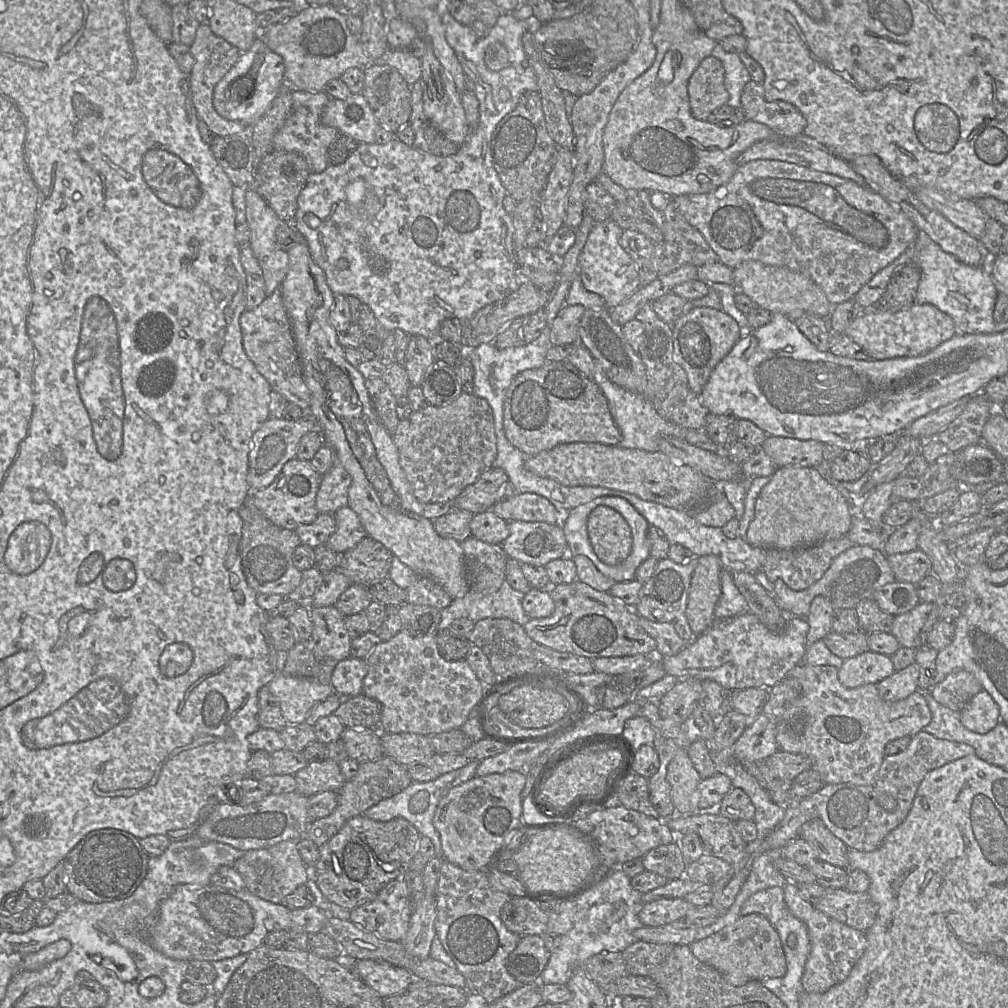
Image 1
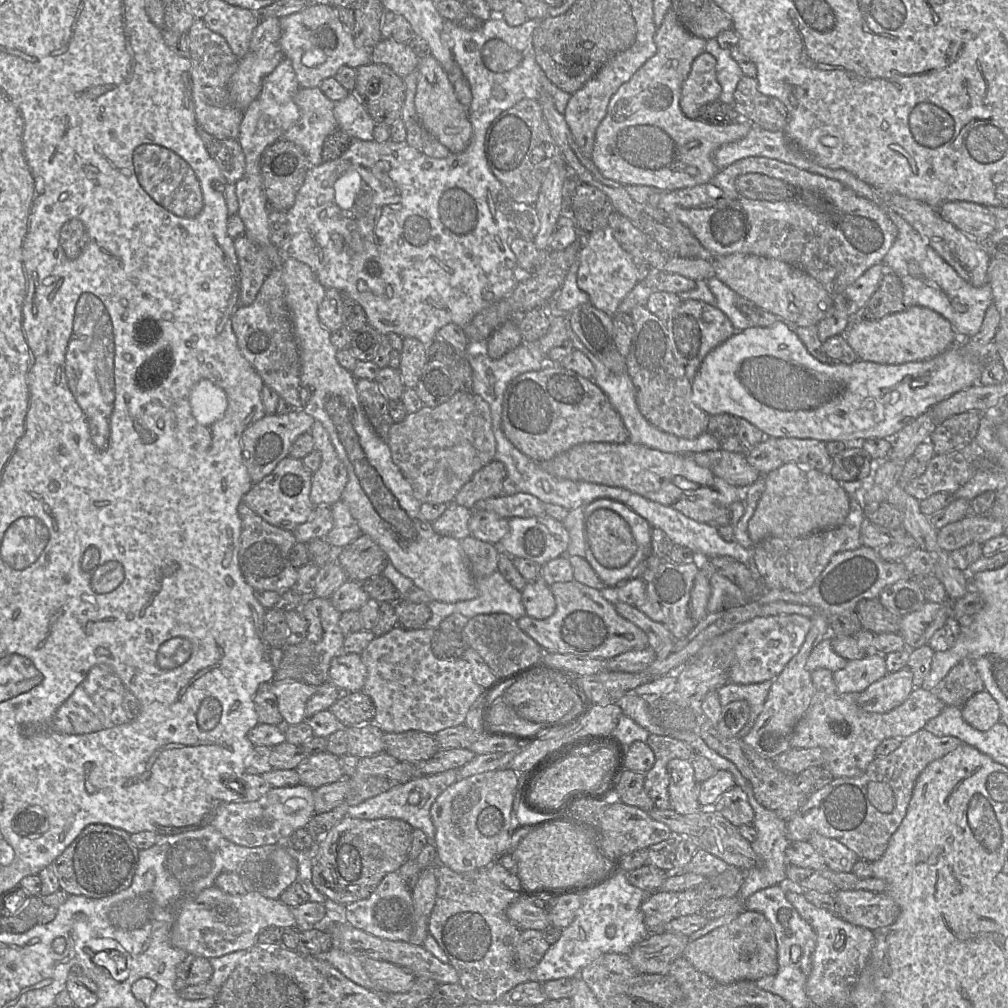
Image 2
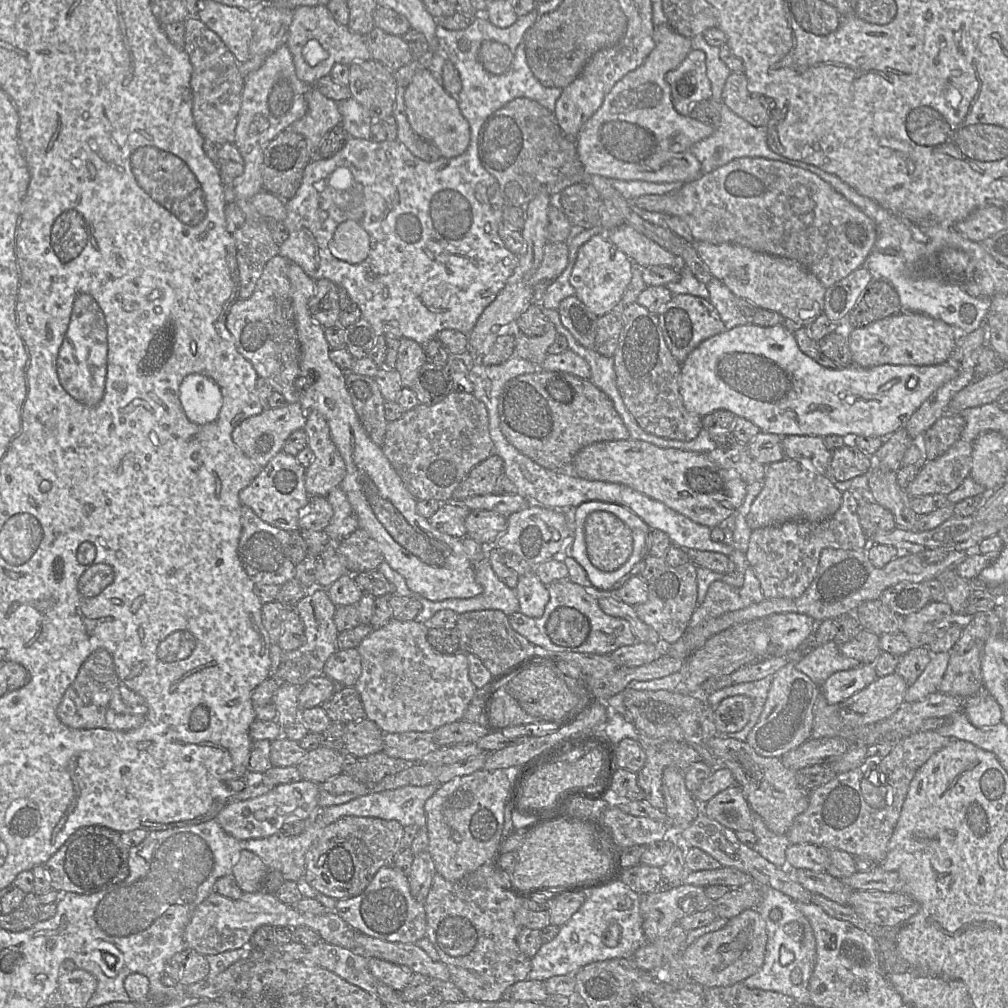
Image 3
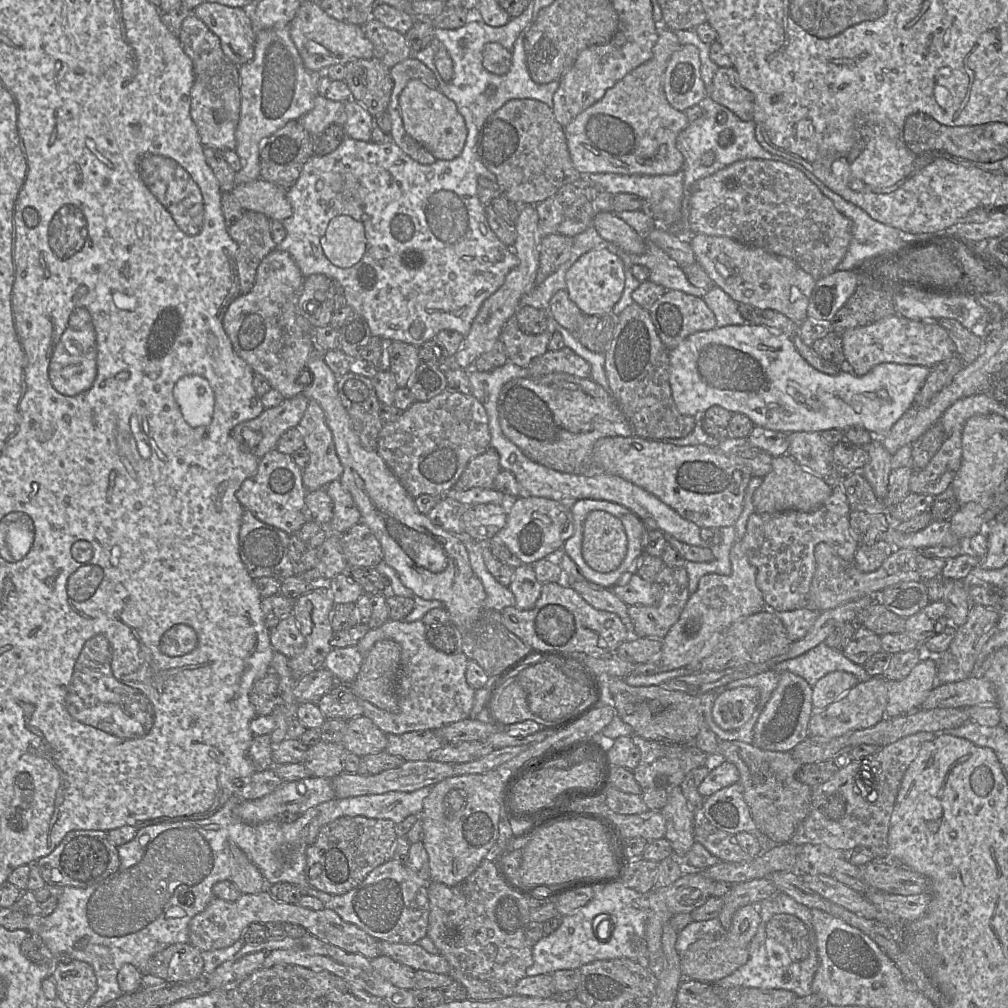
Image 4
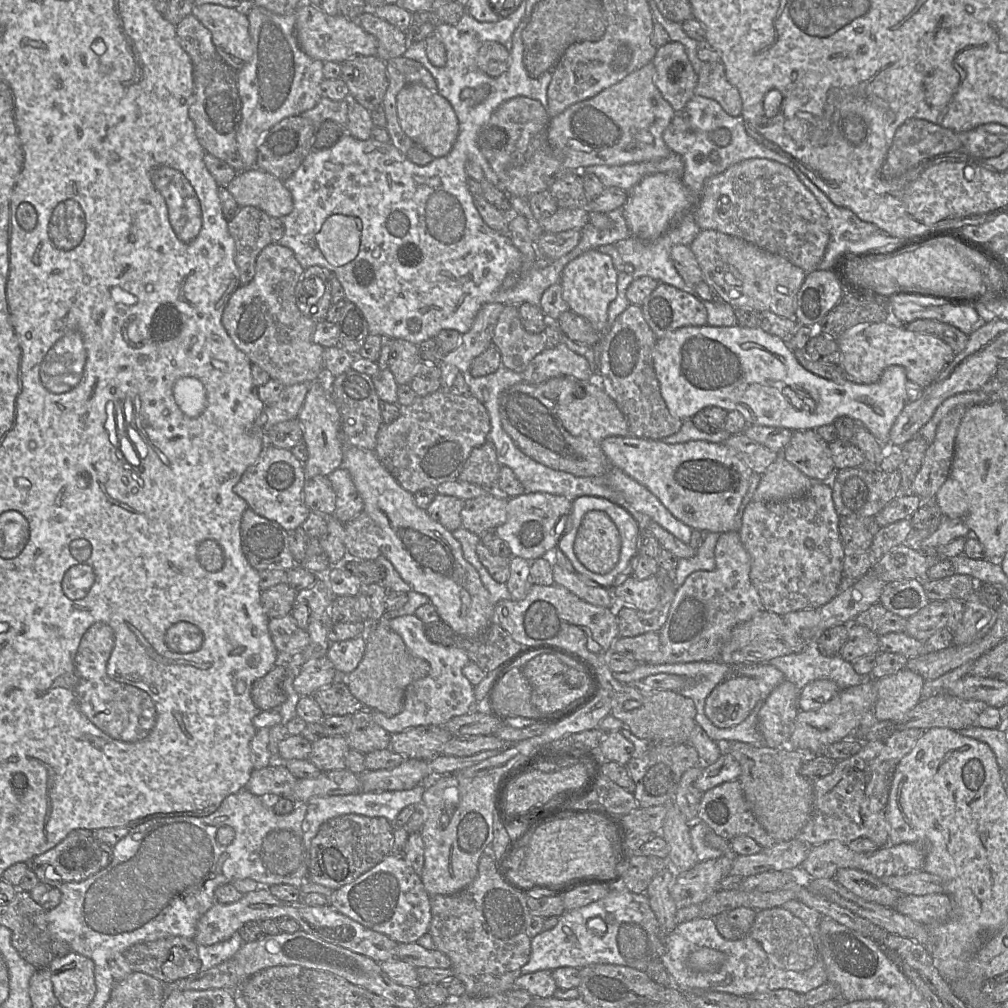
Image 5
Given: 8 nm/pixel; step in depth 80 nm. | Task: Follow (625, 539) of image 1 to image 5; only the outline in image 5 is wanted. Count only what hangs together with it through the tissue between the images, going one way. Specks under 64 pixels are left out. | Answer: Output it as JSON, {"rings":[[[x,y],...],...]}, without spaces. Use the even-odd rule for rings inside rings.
{"rings":[[[590,511],[582,519],[573,549],[588,570],[600,575],[608,574],[619,561],[619,531],[605,512]]]}

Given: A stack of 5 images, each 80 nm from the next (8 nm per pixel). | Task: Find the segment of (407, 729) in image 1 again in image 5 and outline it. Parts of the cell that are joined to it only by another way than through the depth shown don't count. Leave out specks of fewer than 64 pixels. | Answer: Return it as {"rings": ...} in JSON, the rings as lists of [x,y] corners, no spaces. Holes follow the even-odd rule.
{"rings":[[[405,615],[388,620],[388,626],[404,641],[408,650],[428,662],[430,673],[412,682],[405,691],[404,707],[395,716],[386,716],[379,711],[370,711],[374,721],[389,734],[403,732],[424,725],[444,726],[451,718],[464,715],[475,709],[474,687],[462,670],[470,661],[458,646],[443,647],[431,643],[424,634],[424,624],[415,615]]]}

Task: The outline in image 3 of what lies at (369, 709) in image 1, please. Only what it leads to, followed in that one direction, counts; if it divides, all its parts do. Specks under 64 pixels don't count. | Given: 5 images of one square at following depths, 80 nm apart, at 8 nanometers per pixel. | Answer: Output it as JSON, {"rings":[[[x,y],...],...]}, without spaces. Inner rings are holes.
{"rings":[[[343,687],[320,707],[332,722],[347,724],[366,718],[361,697],[355,687]]]}

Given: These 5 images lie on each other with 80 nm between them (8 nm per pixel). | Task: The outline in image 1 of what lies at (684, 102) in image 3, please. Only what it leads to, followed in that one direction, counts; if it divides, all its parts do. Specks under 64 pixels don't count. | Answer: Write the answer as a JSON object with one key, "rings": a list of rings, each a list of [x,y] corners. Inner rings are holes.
{"rings":[[[713,56],[704,58],[688,82],[688,96],[692,115],[706,120],[711,112],[728,104],[730,95],[725,87],[725,70]]]}

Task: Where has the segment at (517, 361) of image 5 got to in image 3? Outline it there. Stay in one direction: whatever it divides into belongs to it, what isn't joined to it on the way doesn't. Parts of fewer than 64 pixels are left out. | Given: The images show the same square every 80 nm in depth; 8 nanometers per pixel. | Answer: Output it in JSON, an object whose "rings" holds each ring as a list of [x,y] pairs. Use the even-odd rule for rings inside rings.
{"rings":[[[549,323],[548,331],[542,336],[528,337],[513,326],[515,338],[514,355],[528,360],[536,365],[541,365],[548,356],[548,348],[554,343],[558,336],[553,324]]]}

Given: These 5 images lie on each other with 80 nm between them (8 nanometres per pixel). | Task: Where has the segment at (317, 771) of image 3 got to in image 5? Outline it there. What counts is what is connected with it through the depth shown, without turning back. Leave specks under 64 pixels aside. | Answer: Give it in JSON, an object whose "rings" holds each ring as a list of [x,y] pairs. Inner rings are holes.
{"rings":[[[323,736],[312,743],[312,749],[307,760],[321,772],[342,770],[346,768],[349,749],[346,737]]]}

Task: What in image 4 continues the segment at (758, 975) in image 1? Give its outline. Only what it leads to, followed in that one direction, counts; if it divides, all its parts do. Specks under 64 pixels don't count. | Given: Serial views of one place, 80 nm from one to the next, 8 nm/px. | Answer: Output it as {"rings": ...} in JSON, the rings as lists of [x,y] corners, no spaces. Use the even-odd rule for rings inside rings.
{"rings":[[[746,905],[738,909],[732,918],[731,927],[721,937],[706,935],[695,941],[680,955],[683,979],[691,979],[702,983],[714,984],[718,980],[732,974],[749,959],[749,945],[757,933],[761,916],[757,905]]]}

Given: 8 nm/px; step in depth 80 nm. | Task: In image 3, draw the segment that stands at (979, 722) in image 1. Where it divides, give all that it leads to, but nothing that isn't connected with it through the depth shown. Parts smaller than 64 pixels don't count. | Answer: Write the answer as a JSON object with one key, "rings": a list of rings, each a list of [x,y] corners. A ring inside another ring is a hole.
{"rings":[[[985,690],[966,699],[964,713],[969,722],[978,728],[993,727],[1002,722],[1000,705]]]}

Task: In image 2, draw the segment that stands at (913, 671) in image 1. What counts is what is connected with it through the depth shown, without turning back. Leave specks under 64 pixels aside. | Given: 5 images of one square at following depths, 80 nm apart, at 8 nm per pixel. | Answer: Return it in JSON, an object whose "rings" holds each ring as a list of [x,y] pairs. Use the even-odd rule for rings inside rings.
{"rings":[[[906,666],[888,673],[858,694],[857,704],[866,712],[886,713],[900,706],[915,688],[913,673]]]}

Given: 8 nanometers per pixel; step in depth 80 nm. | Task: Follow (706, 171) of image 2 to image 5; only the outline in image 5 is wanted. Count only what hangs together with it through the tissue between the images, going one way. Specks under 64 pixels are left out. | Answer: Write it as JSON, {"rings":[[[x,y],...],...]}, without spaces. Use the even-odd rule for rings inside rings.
{"rings":[[[649,62],[617,84],[606,88],[592,98],[569,106],[550,119],[548,141],[567,171],[581,172],[593,165],[620,166],[654,161],[666,158],[672,153],[664,142],[663,133],[676,112],[656,87],[654,77],[655,67],[652,62]]]}

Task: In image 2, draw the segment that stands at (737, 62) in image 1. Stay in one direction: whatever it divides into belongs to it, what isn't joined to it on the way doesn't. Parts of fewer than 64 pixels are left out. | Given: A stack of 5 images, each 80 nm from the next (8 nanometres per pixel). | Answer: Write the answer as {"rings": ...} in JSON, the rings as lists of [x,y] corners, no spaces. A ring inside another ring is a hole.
{"rings":[[[716,39],[706,40],[705,50],[716,60],[716,77],[722,88],[719,100],[732,105],[734,92],[744,74],[730,51],[723,49]]]}

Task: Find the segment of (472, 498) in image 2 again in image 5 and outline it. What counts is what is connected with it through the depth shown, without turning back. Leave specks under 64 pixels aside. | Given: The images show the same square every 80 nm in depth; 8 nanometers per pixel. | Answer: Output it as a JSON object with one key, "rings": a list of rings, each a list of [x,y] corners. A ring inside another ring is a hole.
{"rings":[[[487,440],[483,445],[472,450],[458,480],[488,490],[496,490],[500,469],[495,447]]]}

